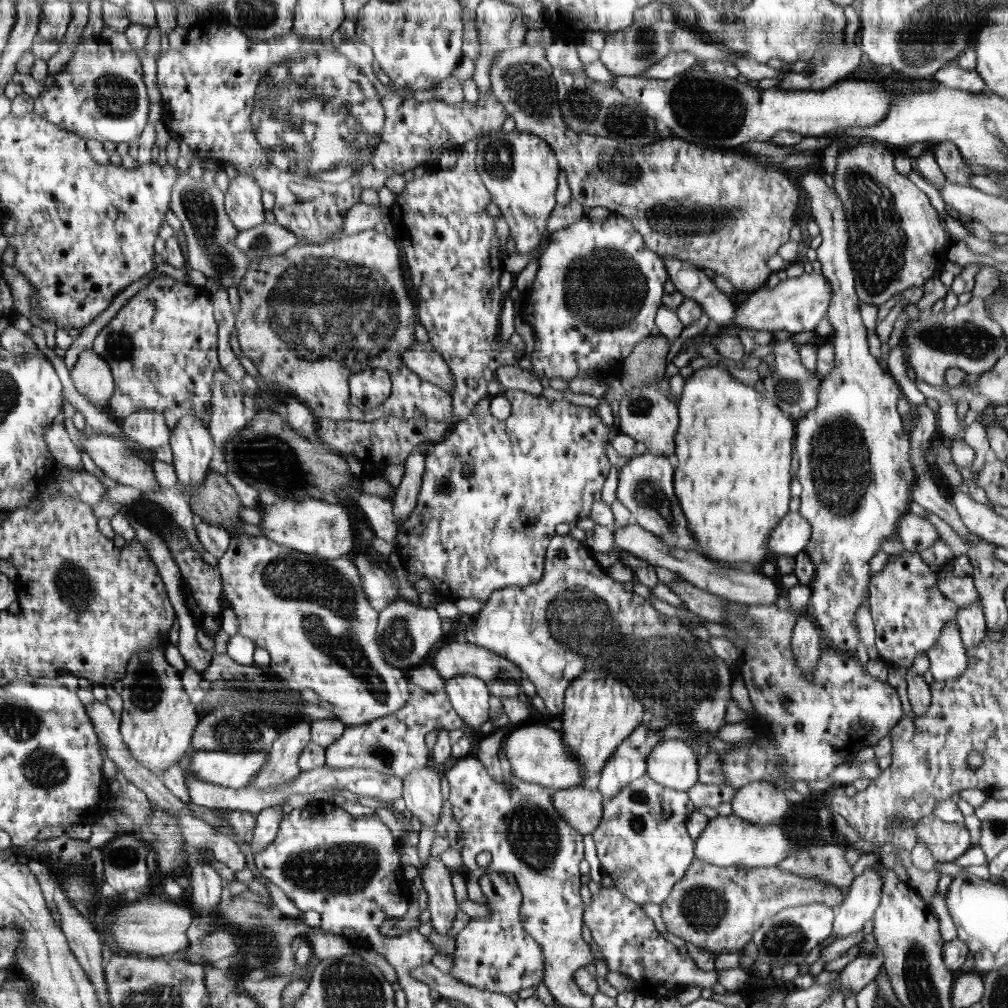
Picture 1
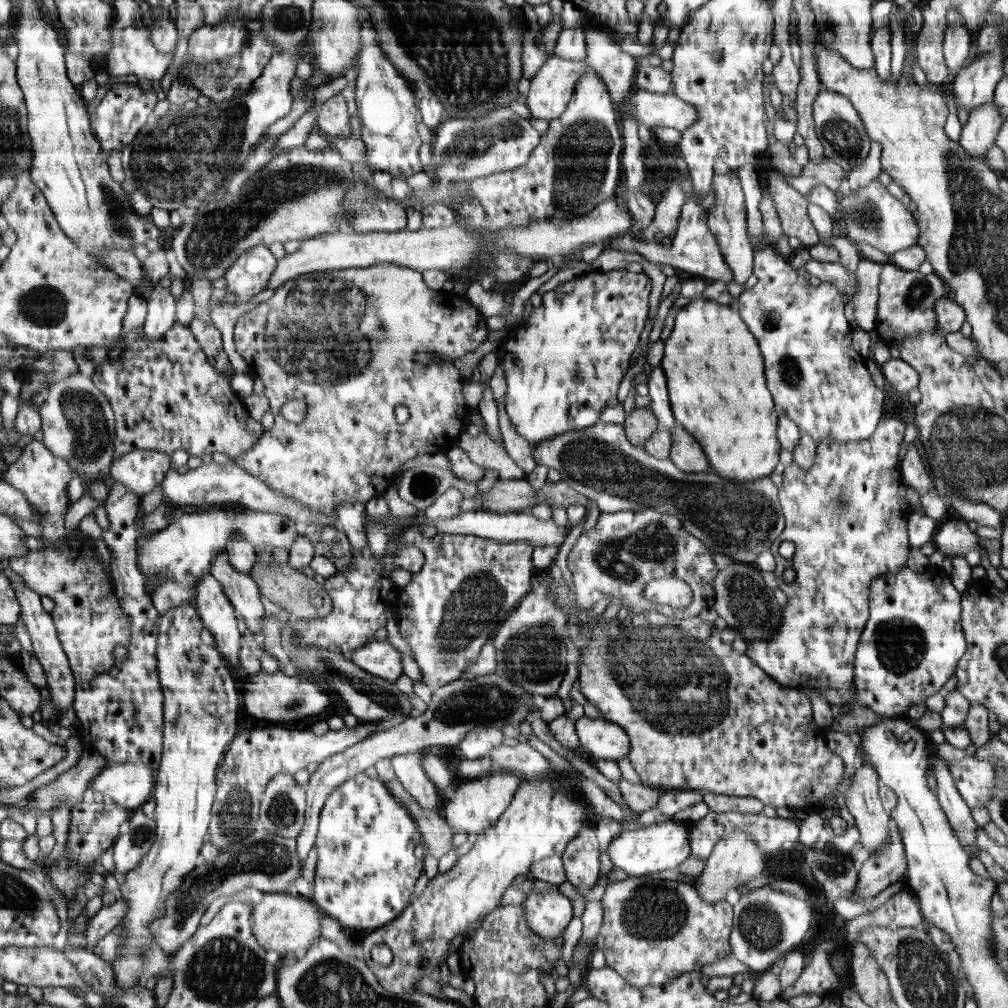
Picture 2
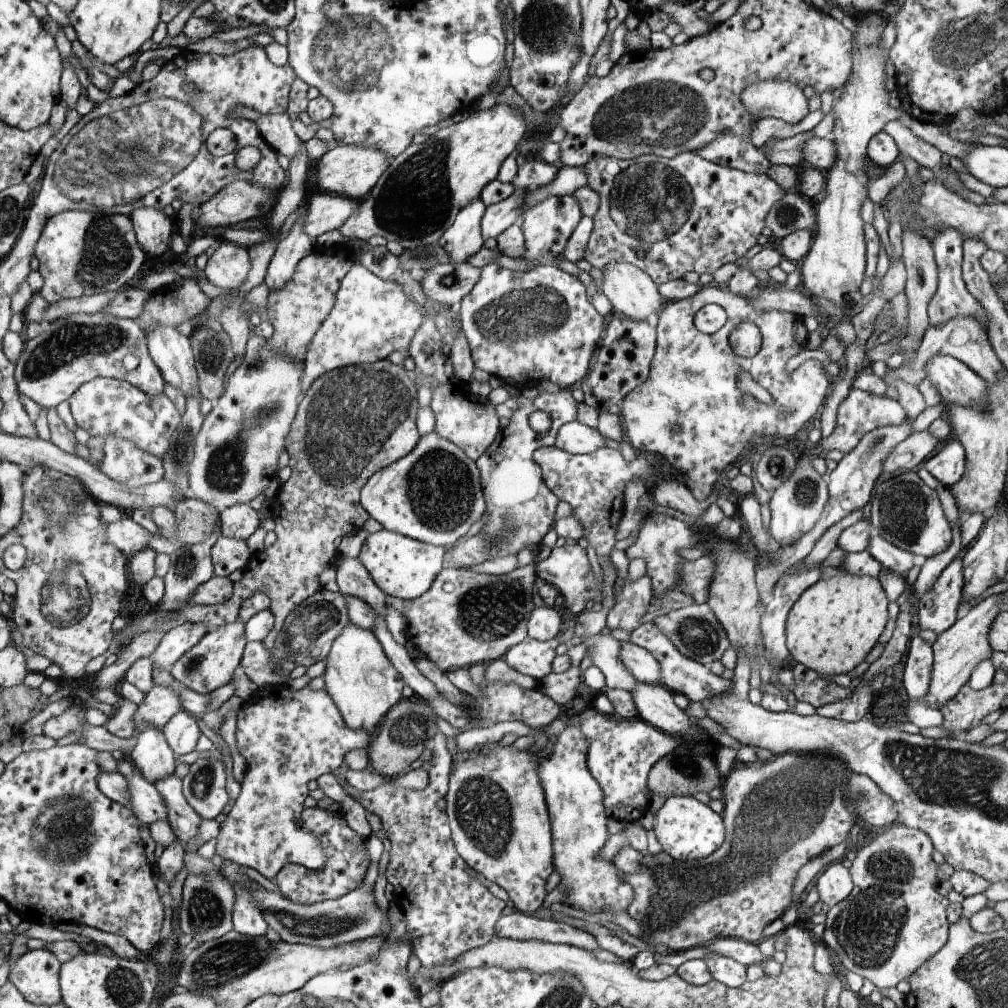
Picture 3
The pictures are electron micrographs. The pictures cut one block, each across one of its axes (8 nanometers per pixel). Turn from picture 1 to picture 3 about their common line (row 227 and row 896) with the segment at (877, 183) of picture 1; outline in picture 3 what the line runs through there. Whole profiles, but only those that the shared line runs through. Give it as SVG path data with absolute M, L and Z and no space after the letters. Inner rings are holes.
M894 821L890 826L881 834L876 834L867 846L856 851L856 858L849 868L854 888L846 900L830 907L822 936L824 945L840 958L847 971L870 980L878 991L908 981L924 962L944 946L950 925L946 914L950 902L938 890L938 864L932 858L934 846L931 838L923 830L904 826L900 822Z

